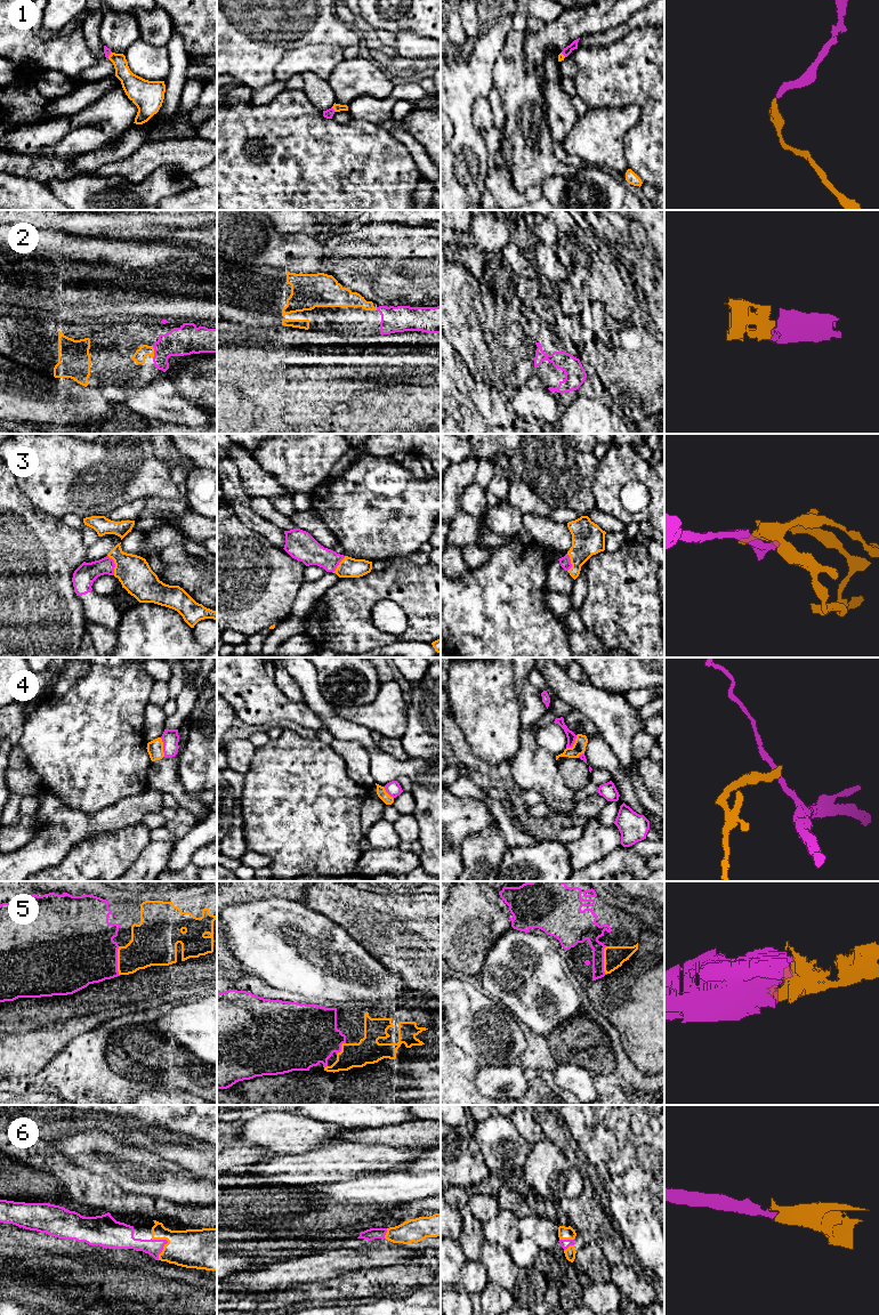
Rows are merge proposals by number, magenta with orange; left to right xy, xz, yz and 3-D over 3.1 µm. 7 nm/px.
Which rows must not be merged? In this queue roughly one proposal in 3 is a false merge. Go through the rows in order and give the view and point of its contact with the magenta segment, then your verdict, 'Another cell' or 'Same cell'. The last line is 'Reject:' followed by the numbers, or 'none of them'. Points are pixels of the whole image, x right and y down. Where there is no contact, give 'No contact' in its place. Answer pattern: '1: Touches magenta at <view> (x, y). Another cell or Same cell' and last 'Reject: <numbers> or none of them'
1: Touches magenta at xz (333, 110). Same cell
2: Touches magenta at xy (154, 352). Same cell
3: Touches magenta at xy (114, 565). Same cell
4: Touches magenta at xy (163, 747). Another cell
5: Touches magenta at xy (117, 961). Same cell
6: Touches magenta at xy (162, 1249). Same cell
Reject: 4

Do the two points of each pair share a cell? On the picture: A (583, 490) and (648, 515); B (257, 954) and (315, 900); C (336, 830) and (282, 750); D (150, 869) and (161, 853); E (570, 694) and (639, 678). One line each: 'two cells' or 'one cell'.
A: two cells
B: two cells
C: one cell
D: one cell
E: two cells

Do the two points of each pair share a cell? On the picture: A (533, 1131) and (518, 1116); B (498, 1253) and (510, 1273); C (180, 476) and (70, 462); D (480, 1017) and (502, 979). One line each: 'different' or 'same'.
A: same
B: same
C: different
D: different

